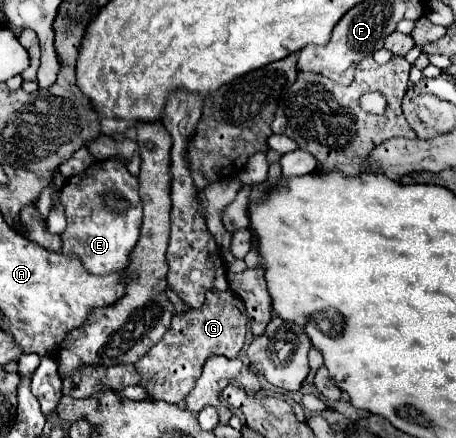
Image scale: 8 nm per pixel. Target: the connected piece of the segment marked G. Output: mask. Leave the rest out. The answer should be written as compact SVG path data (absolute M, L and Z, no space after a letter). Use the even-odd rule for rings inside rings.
M211 288L203 308L173 316L171 330L135 364L137 372L141 374L141 386L147 388L149 398L153 400L181 404L193 390L193 384L201 376L201 368L209 356L225 354L227 358L237 358L245 342L245 328L247 312L241 298L229 294L229 290L221 294L217 288Z

